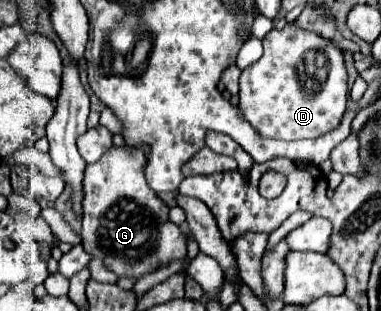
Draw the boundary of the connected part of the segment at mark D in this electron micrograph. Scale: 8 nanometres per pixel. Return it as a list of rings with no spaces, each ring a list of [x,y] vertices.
[[[287,23],[285,29],[269,31],[263,37],[263,57],[243,69],[239,79],[239,113],[253,125],[261,137],[297,141],[297,139],[315,139],[323,133],[329,133],[341,125],[345,103],[347,103],[347,71],[343,65],[343,51],[337,49],[329,39],[317,37],[309,31],[297,29],[293,23]]]

